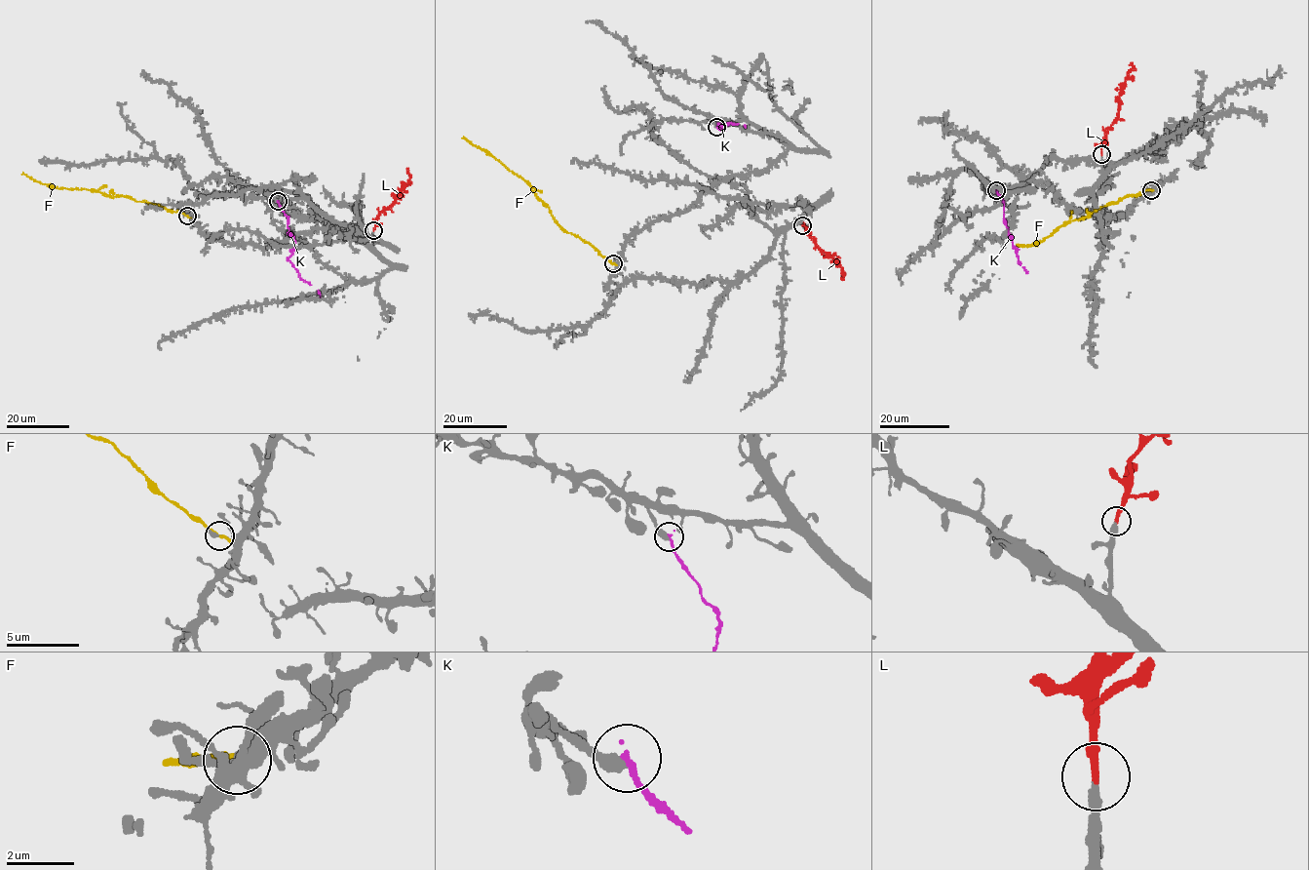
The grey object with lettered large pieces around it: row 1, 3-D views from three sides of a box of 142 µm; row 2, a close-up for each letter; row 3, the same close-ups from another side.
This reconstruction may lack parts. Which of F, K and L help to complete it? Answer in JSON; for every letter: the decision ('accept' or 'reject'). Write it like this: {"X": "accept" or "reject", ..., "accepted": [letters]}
{"F": "reject", "K": "reject", "L": "accept", "accepted": ["L"]}

